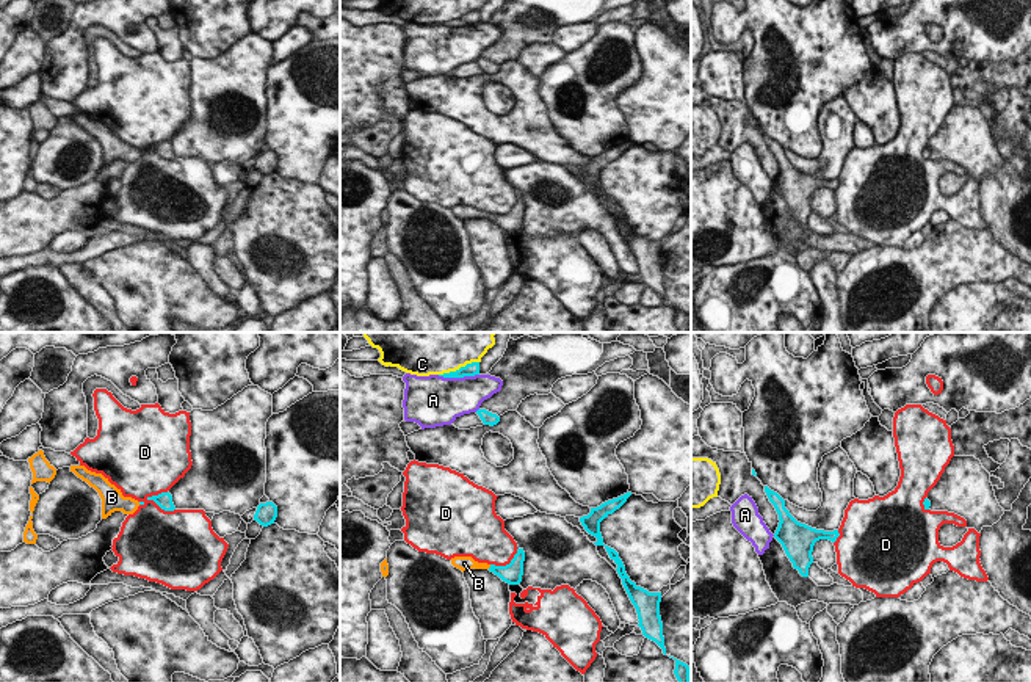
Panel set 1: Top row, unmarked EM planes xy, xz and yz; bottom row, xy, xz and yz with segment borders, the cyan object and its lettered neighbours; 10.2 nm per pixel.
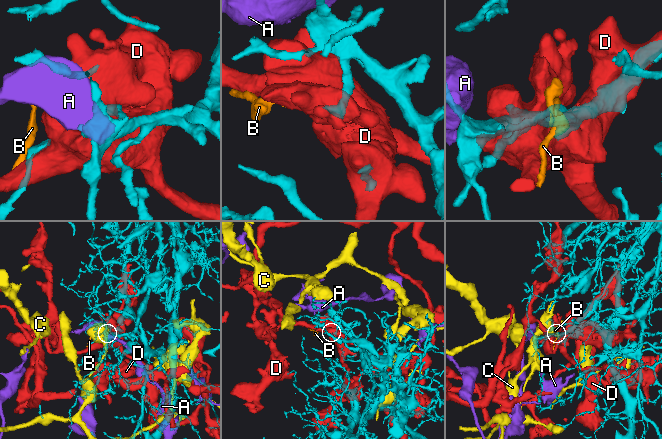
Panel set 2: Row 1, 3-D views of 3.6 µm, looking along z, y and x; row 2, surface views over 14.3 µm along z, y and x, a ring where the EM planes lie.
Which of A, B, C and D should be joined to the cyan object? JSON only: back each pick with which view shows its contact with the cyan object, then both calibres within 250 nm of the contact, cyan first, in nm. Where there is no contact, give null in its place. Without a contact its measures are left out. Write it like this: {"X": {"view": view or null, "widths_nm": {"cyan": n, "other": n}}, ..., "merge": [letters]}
{"B": {"view": "xz", "widths_nm": {"cyan": 200, "other": 130}}, "merge": ["B"]}

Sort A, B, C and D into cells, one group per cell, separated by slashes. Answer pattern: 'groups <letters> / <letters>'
groups A / B / C / D

